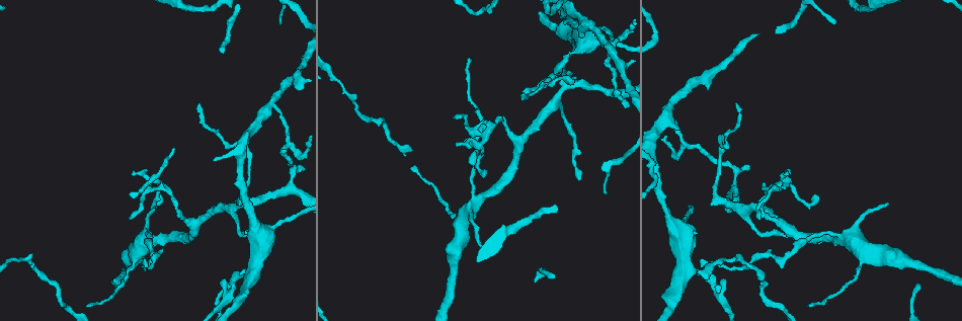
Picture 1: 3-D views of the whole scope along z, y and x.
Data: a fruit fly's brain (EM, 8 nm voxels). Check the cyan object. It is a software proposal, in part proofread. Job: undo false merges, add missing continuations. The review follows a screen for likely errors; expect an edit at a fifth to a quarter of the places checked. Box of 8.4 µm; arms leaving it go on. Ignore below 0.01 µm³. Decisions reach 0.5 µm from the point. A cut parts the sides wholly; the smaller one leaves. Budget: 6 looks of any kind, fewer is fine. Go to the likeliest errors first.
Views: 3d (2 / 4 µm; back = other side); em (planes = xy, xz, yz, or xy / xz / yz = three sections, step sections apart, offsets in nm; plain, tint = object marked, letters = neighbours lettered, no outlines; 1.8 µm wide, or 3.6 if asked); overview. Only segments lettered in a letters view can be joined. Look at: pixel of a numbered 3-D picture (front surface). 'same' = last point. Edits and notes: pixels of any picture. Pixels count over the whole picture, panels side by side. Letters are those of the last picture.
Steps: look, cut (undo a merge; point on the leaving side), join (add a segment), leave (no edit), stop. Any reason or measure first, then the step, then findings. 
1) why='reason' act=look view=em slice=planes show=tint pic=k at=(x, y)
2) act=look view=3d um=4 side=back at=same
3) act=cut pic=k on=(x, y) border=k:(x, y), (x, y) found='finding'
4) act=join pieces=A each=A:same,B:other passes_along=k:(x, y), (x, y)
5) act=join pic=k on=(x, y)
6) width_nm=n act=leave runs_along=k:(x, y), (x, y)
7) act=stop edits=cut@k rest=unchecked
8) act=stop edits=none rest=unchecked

why='four or more arms meet' act=look view=3d um=2 side=back pic=1 at=(567, 85)

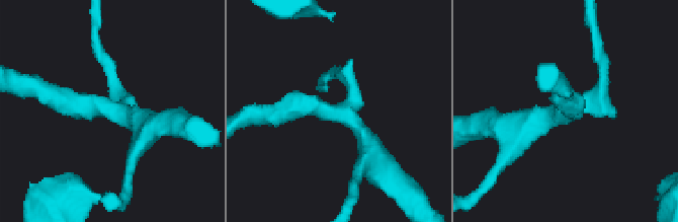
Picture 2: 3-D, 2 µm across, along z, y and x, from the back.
arms=4 act=look view=em slice=yz step=8 show=tint pic=2 at=(563, 111)

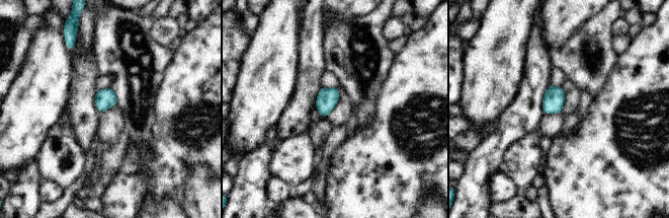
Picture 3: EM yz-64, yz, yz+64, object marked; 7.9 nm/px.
act=look view=em slice=planes show=letters at=same

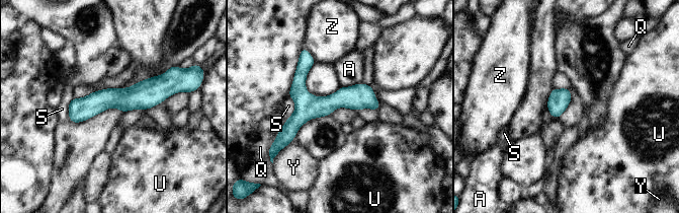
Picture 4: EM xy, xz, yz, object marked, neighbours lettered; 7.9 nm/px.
longest_contact=S:200nm act=leave each=A:other,Q:other,S:other,U:other,Y:other,Z:other border=4:(360, 82), (341, 87) found='continuous, no second neuron'

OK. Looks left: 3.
why='thin end' act=look view=3d um=2 pic=1 at=(888, 205)

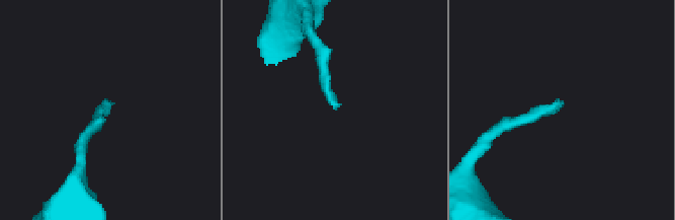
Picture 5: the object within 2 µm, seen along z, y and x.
why='now the EM' act=look view=em slice=xz step=4 show=letters pic=5 at=(558, 103)

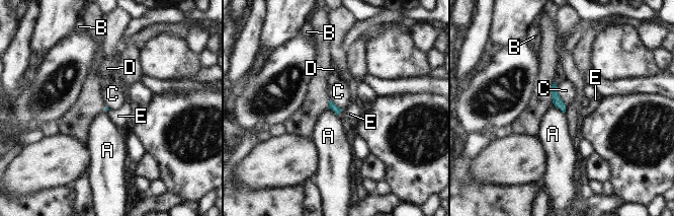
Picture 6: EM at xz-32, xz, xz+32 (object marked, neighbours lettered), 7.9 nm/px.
longest_contact=C:200nm act=join pic=6 on=(351, 113) each=A:other,B:other,C:other,D:other,E:same found='the neuron continues'

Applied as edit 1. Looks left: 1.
act=stop edits=join@6 rest=unchecked

